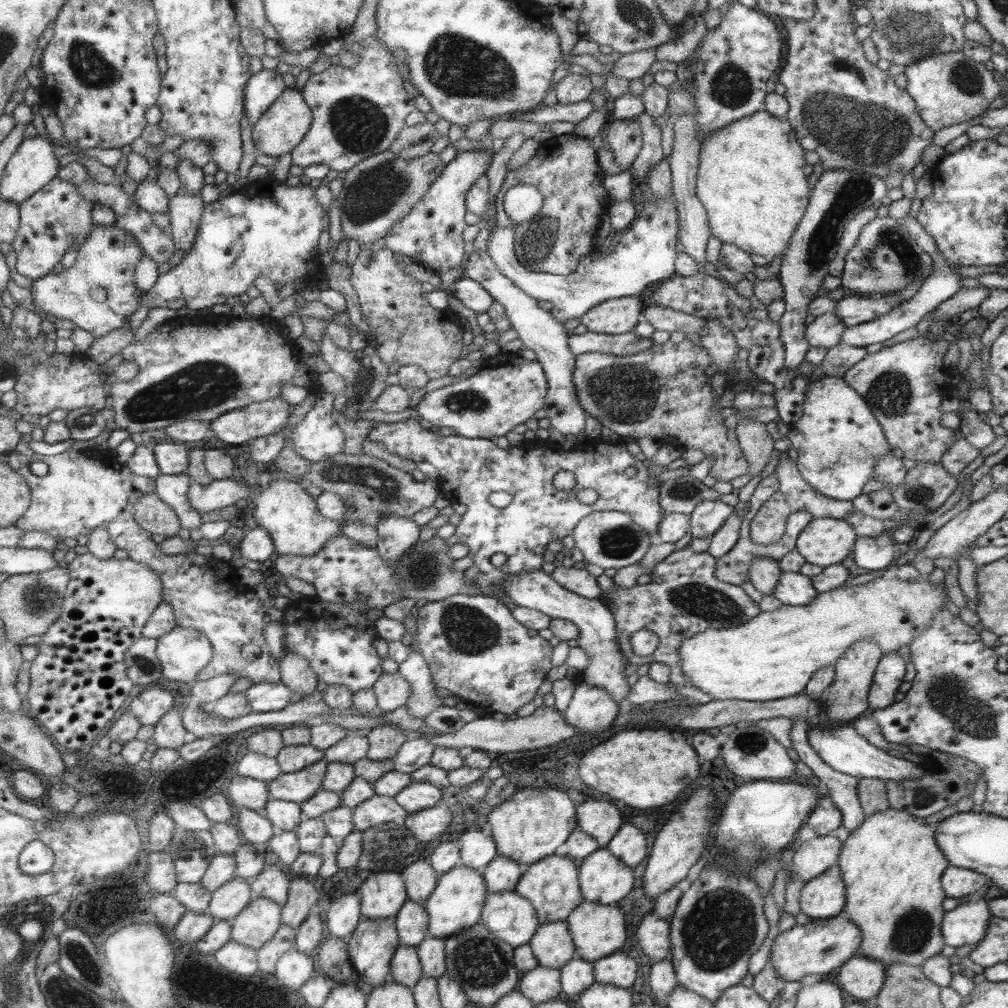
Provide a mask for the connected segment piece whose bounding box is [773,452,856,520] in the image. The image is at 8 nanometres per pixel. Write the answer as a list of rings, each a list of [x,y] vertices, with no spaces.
[[[780,452],[773,473],[777,475],[778,491],[789,496],[793,510],[807,512],[812,518],[827,516],[839,520],[856,510],[851,501],[835,500],[815,491],[801,478],[796,462],[791,460],[787,452]]]

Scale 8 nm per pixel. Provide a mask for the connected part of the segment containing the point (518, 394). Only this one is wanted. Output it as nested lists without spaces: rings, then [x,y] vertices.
[[[523,359],[521,368],[517,366],[487,368],[483,365],[469,377],[425,393],[414,409],[422,421],[427,420],[431,424],[432,429],[437,430],[440,426],[445,426],[459,436],[494,440],[513,430],[513,426],[523,424],[527,418],[531,418],[541,409],[546,388],[541,363],[536,360]]]

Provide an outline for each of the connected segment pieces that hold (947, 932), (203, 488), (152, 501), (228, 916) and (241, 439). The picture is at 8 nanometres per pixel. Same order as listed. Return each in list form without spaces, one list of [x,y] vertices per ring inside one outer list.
[[[984,897],[974,903],[959,904],[945,911],[940,928],[943,942],[953,948],[975,947],[985,936],[987,922],[992,917]]]
[[[230,479],[212,480],[205,485],[190,481],[187,501],[195,511],[202,514],[245,499],[249,490],[251,488],[247,485]]]
[[[155,492],[143,494],[135,500],[132,517],[143,530],[168,538],[178,536],[177,531],[182,528],[171,506],[159,500]]]
[[[237,876],[221,884],[210,897],[208,914],[213,920],[231,921],[253,899],[249,880]]]
[[[273,398],[225,412],[211,420],[209,428],[227,445],[248,444],[253,438],[285,428],[292,409],[283,398]]]

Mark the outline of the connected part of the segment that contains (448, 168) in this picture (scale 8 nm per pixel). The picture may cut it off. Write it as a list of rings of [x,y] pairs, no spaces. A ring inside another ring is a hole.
[[[471,150],[456,152],[454,158],[444,164],[439,176],[429,185],[427,192],[424,192],[415,206],[387,231],[384,246],[390,252],[412,258],[414,262],[433,270],[437,275],[444,274],[452,268],[462,268],[468,250],[468,244],[463,242],[461,236],[465,228],[464,196],[473,182],[489,170],[493,154],[475,154]]]

